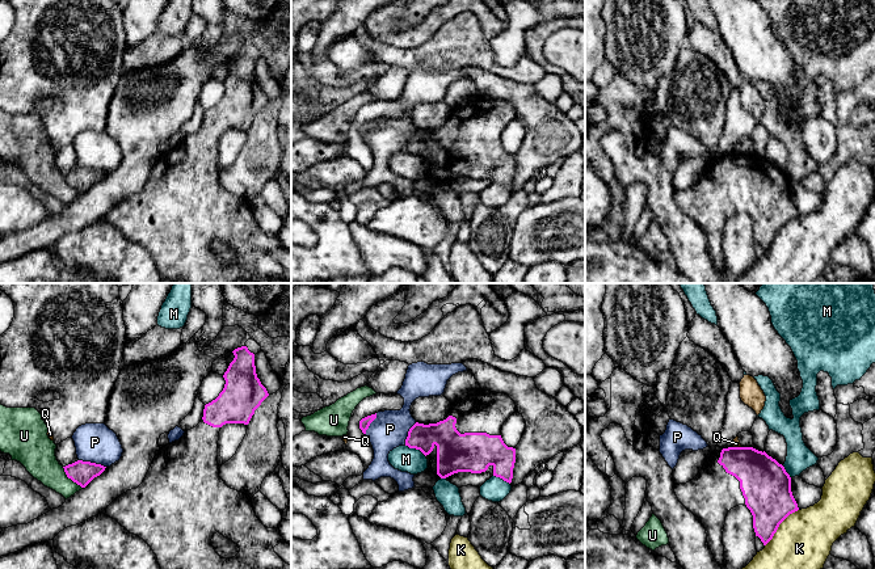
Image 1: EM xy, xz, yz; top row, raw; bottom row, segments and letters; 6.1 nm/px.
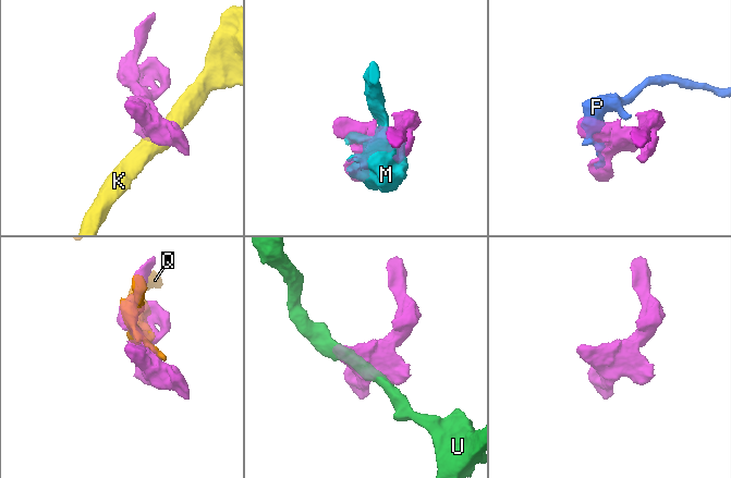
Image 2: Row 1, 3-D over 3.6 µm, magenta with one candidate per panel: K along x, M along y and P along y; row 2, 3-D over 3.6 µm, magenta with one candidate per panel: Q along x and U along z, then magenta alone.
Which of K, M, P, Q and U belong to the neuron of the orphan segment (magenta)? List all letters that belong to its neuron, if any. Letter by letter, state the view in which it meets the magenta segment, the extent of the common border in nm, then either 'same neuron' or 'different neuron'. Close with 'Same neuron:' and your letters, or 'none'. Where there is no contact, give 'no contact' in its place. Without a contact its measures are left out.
K: contact in yz; length 300 nm; different neuron
M: contact in xz; length 150 nm; different neuron
P: contact in xy; length 180 nm; different neuron
Q: contact in yz; length 50 nm; different neuron
U: contact in xy; length 180 nm; different neuron
Same neuron: none

